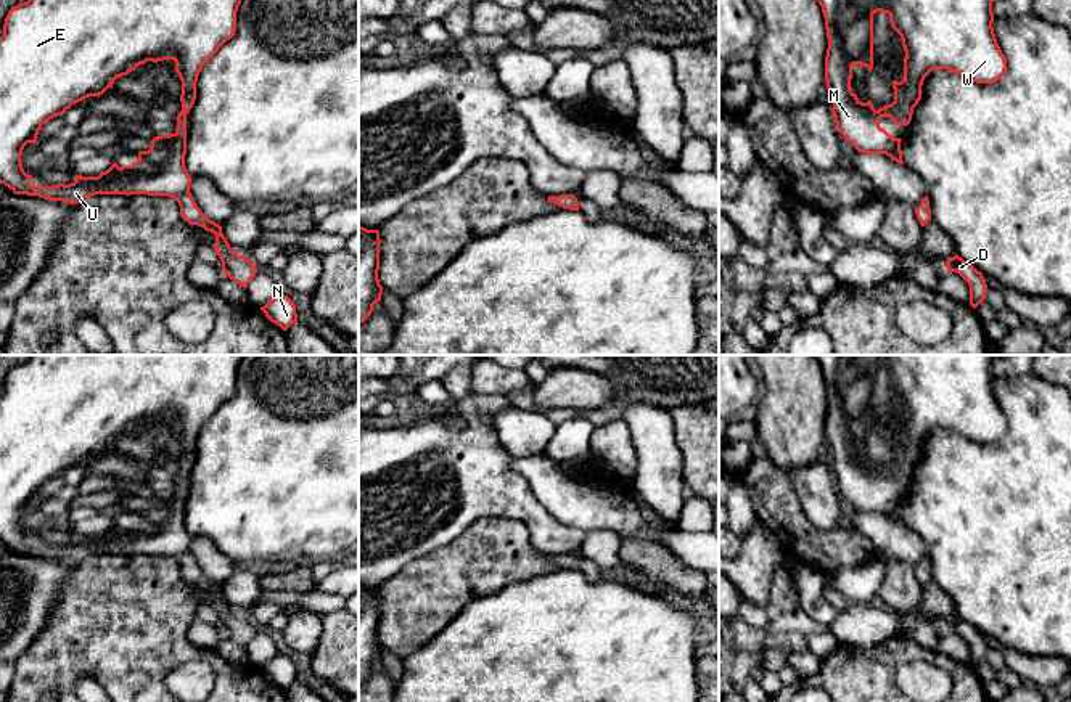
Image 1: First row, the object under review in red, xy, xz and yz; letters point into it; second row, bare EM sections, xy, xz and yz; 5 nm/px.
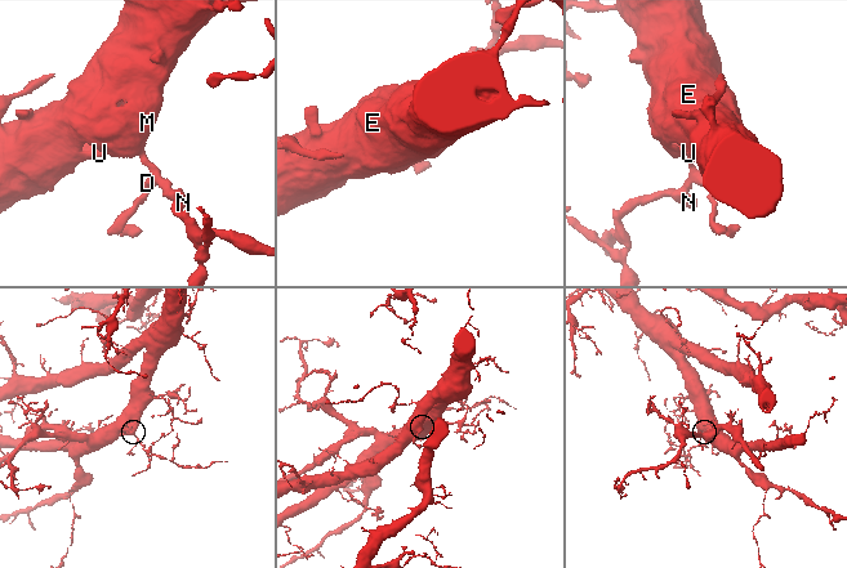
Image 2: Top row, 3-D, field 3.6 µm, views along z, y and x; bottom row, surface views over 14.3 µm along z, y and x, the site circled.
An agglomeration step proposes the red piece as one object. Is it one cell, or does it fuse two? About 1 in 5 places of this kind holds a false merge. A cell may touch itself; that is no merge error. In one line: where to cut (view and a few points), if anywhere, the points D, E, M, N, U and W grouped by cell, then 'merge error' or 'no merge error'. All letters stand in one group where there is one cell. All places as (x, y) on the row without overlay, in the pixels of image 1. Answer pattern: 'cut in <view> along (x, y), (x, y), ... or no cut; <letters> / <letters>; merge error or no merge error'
no cut; D E M N U W; no merge error

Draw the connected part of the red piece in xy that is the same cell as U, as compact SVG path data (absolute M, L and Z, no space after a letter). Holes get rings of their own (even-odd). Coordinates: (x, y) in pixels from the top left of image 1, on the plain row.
M32 355L13 366L0 397L0 543L14 554L39 556L77 564L95 554L169 556L180 565L190 585L215 594L215 609L225 636L244 649L257 633L248 617L232 610L222 586L196 565L185 527L187 474L196 459L196 442L203 426L235 395L236 371L244 355ZM146 421L175 421L182 440L182 471L170 495L154 496L148 511L140 511L132 525L116 522L98 537L76 535L76 541L55 546L32 546L21 524L27 503L35 503L43 484L63 475L72 464L100 456L117 437L127 435Z

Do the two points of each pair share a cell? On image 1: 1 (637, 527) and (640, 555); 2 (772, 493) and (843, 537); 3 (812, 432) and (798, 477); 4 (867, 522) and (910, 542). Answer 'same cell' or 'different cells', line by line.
1: different cells
2: same cell
3: different cells
4: same cell

